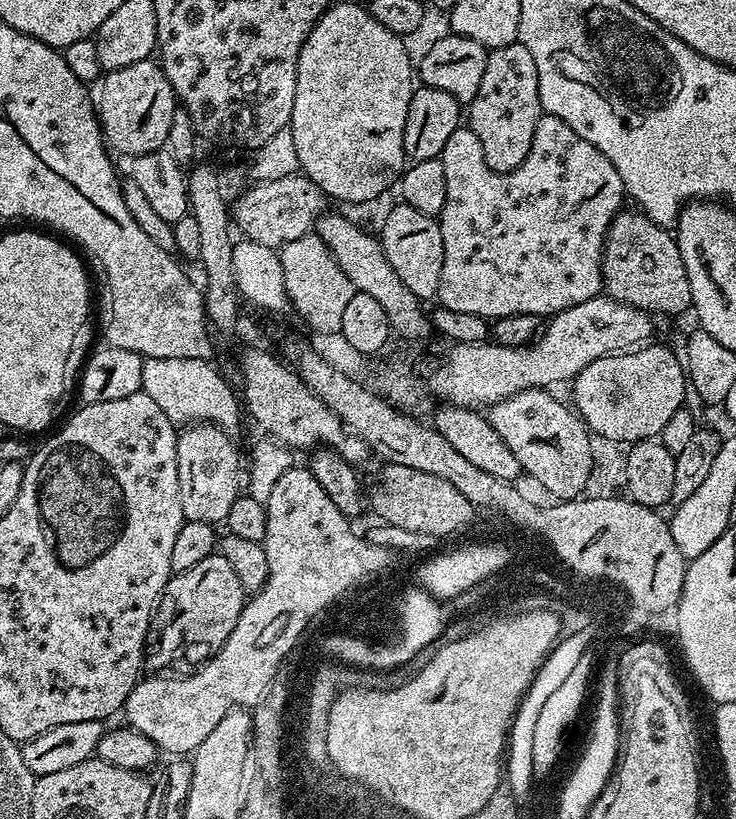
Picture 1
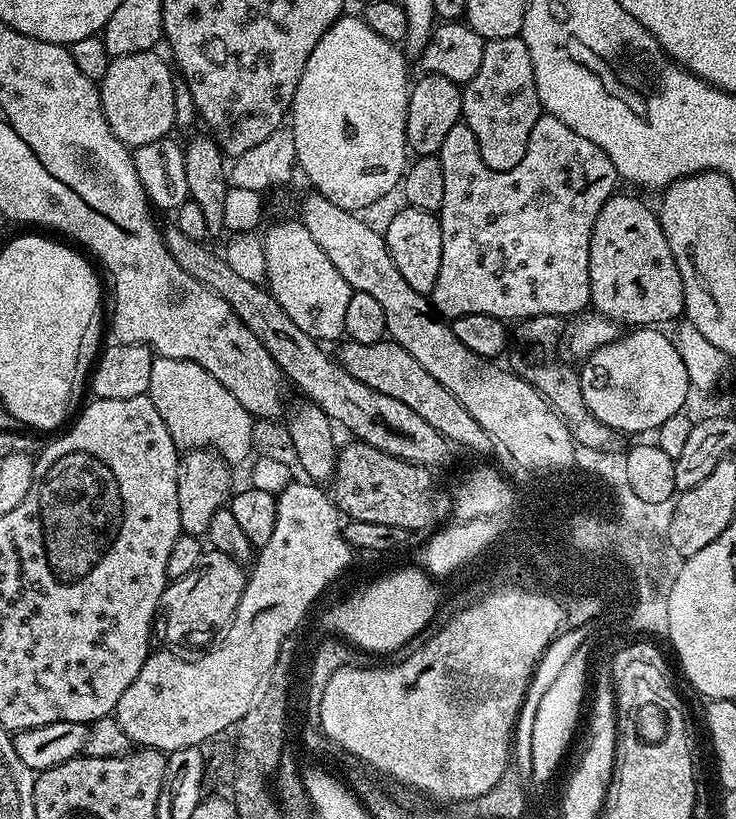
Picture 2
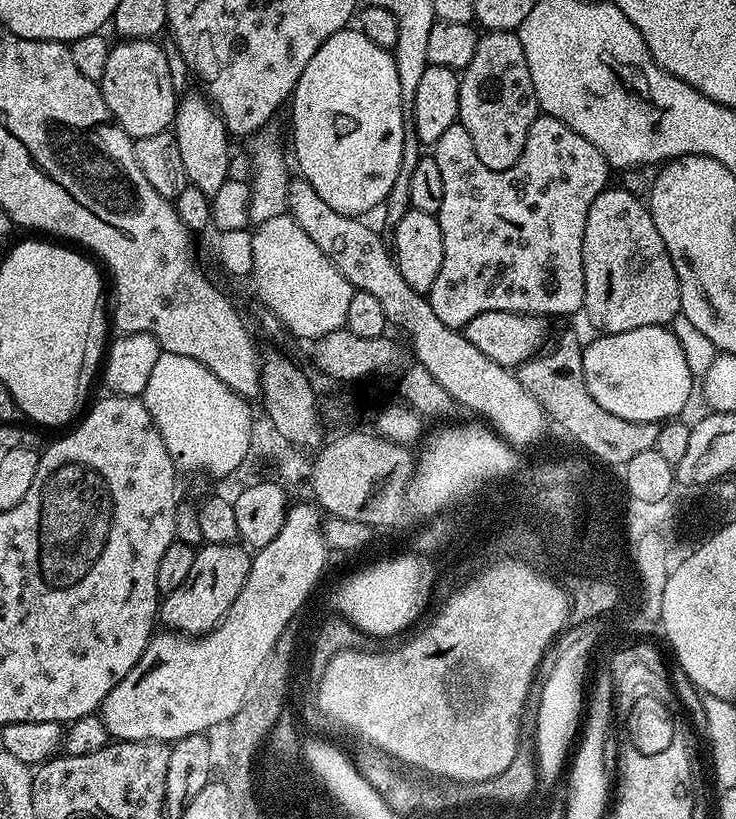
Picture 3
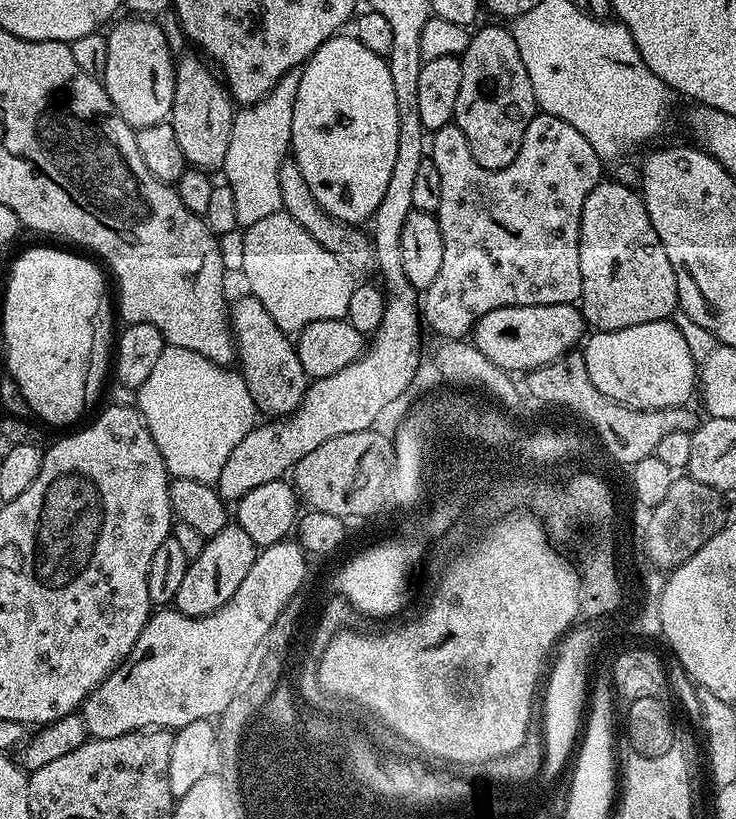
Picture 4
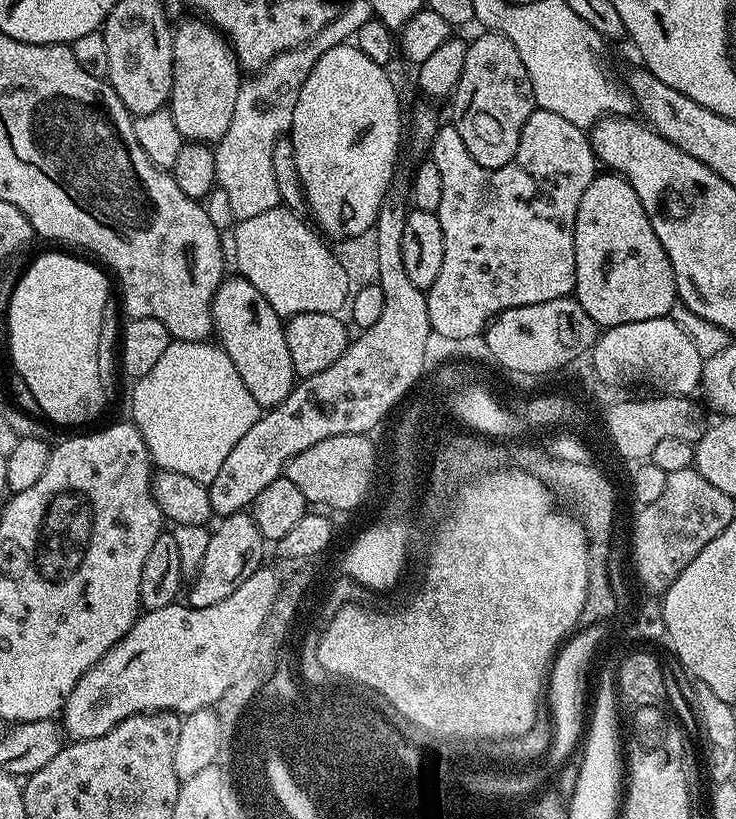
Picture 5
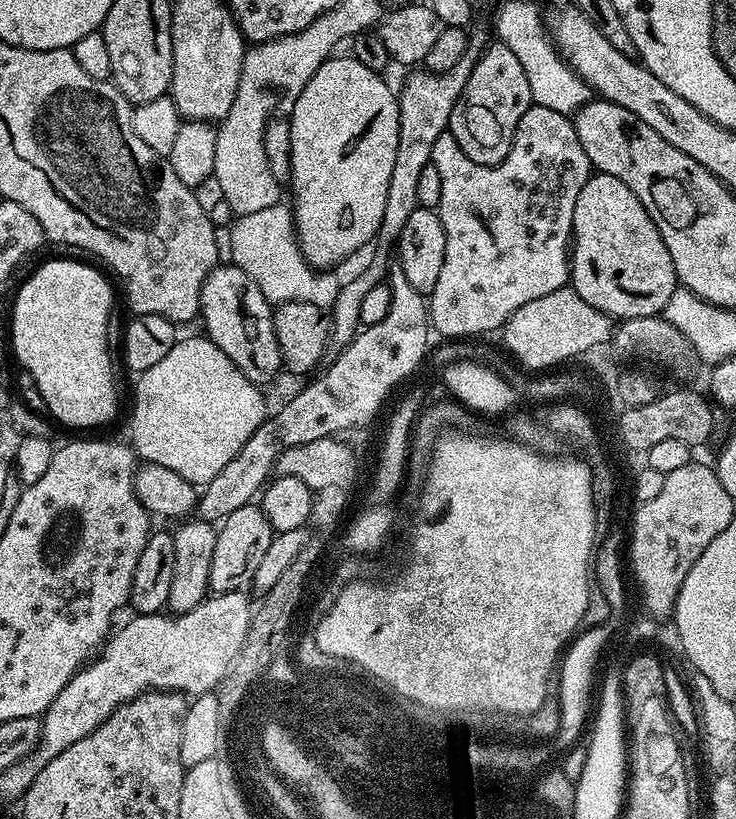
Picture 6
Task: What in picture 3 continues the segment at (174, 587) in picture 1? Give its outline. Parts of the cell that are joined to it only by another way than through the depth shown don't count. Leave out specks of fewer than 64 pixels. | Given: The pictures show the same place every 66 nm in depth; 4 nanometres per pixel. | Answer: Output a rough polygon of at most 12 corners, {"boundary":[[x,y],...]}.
{"boundary":[[205,543],[158,609],[193,638],[220,627],[250,574],[239,543]]}

